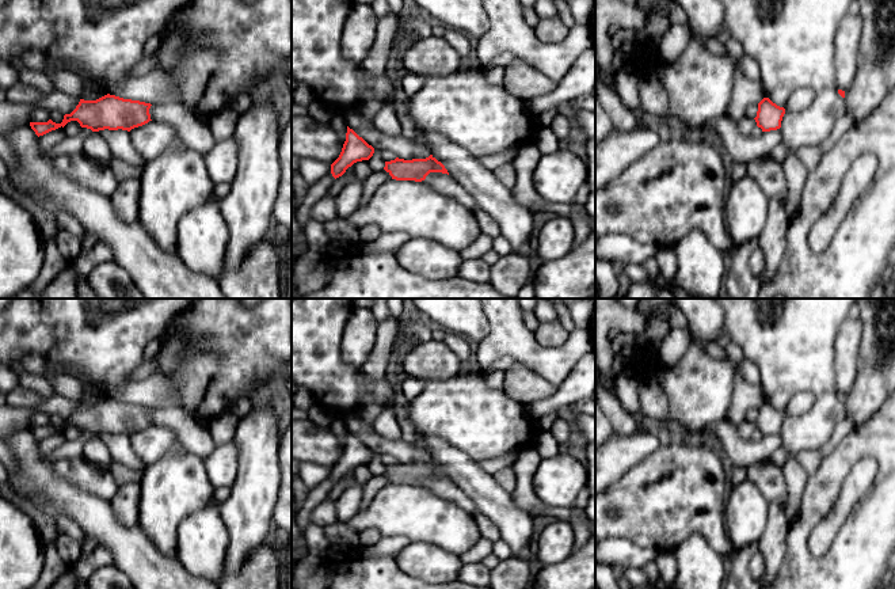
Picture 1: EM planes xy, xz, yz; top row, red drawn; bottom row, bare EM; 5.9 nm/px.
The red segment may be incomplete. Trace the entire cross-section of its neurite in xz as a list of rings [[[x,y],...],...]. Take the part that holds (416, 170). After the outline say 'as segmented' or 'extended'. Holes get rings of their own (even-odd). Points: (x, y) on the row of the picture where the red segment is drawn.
[[[433,155],[426,159],[404,160],[396,157],[395,160],[385,162],[384,170],[396,180],[415,180],[422,182],[430,172],[448,174],[445,166],[438,162]]]; as segmented

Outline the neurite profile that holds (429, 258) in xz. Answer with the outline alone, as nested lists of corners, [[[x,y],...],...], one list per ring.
[[[411,238],[399,250],[400,266],[426,278],[452,278],[462,262],[460,252],[435,240]]]

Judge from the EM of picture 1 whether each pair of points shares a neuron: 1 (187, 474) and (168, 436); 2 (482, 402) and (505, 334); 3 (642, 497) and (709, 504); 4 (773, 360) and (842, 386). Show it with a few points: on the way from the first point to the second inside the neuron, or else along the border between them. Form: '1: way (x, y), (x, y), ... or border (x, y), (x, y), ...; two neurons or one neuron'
1: border (178, 437), (157, 460), (148, 464); two neurons
2: border (475, 365), (482, 372); two neurons
3: way (658, 497), (689, 497), (693, 501); one neuron
4: border (834, 353), (834, 382), (840, 392); two neurons

